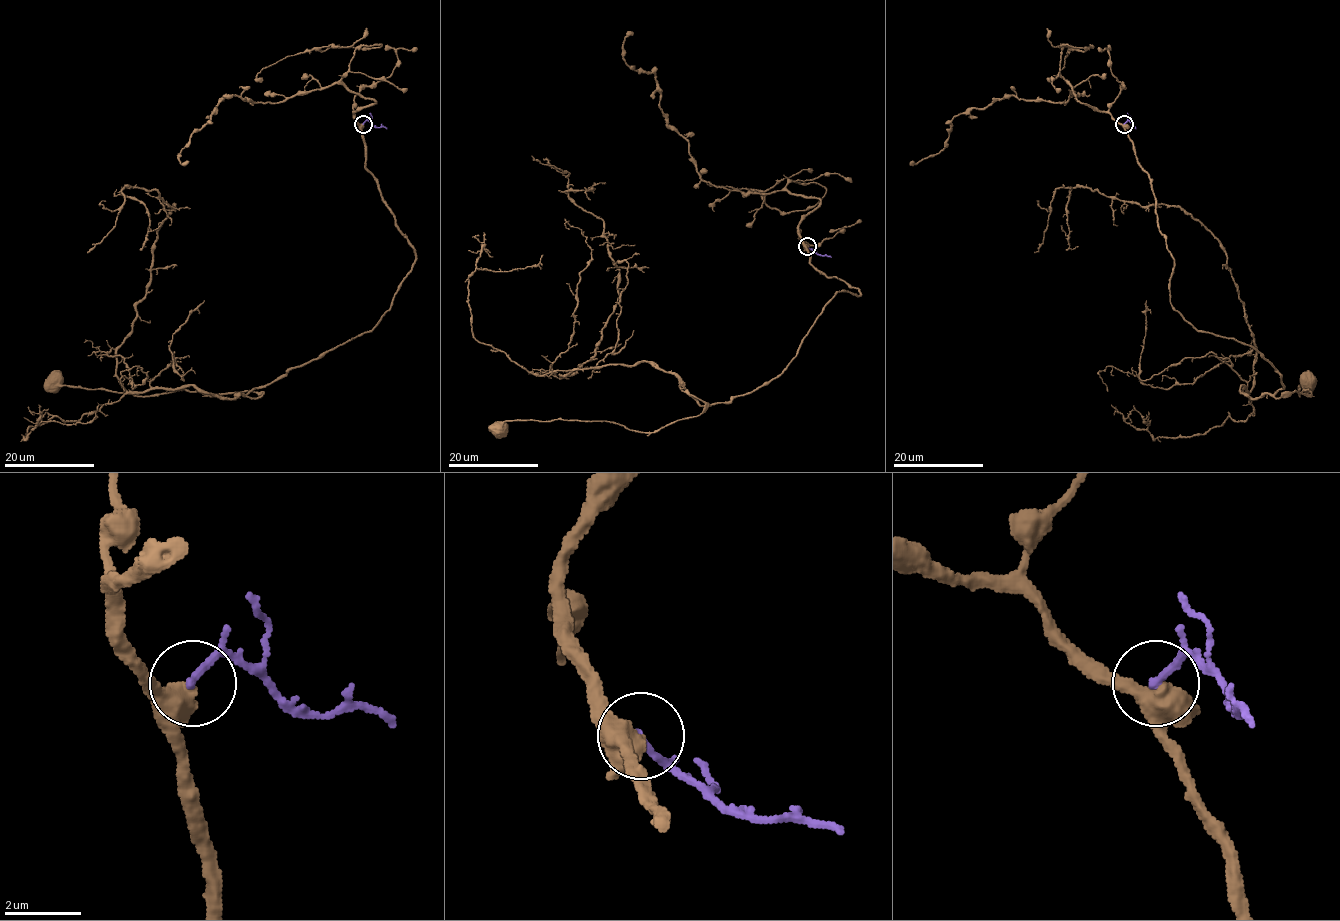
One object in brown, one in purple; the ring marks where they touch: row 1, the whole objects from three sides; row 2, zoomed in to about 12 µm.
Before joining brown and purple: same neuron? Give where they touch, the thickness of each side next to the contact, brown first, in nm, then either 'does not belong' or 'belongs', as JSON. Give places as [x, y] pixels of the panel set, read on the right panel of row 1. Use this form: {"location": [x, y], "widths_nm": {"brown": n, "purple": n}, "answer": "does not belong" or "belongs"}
{"location": [1124, 124], "widths_nm": {"brown": 400, "purple": 190}, "answer": "does not belong"}

